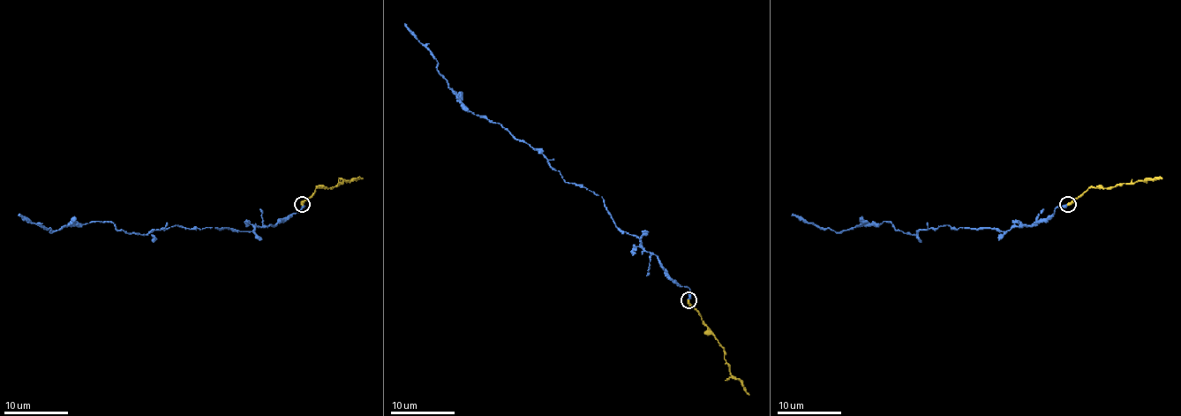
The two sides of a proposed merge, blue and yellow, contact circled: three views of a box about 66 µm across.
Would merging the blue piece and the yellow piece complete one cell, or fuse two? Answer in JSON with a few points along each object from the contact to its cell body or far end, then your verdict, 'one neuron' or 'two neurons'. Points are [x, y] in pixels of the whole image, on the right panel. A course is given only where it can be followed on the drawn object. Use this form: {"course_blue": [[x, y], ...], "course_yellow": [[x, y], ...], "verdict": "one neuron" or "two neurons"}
{"course_blue": [[1066, 204], [1031, 226], [1007, 230], [952, 230], [946, 224], [911, 234], [891, 222], [836, 232], [791, 215]], "course_yellow": [[1068, 204], [1088, 187], [1162, 178]], "verdict": "one neuron"}

